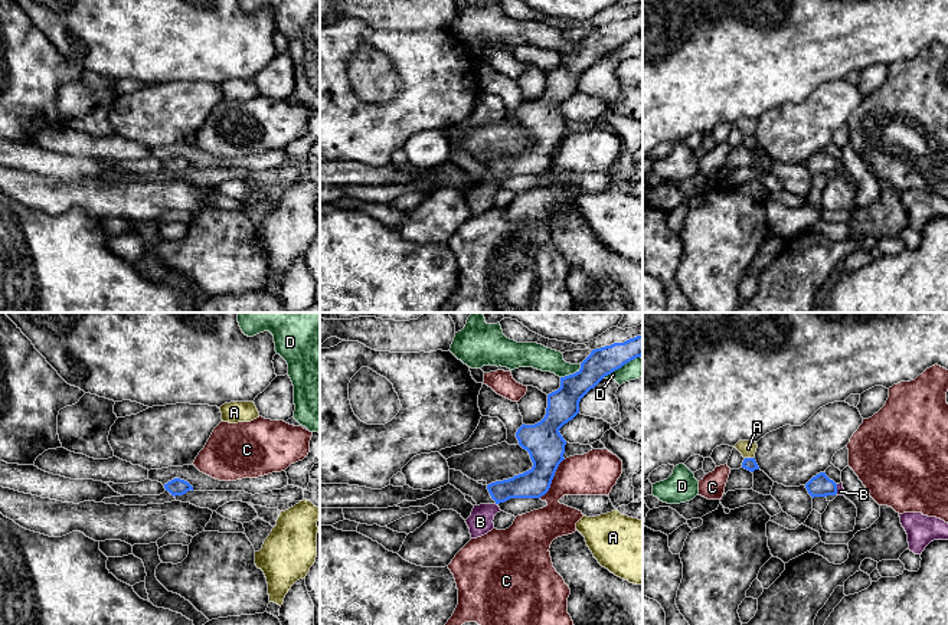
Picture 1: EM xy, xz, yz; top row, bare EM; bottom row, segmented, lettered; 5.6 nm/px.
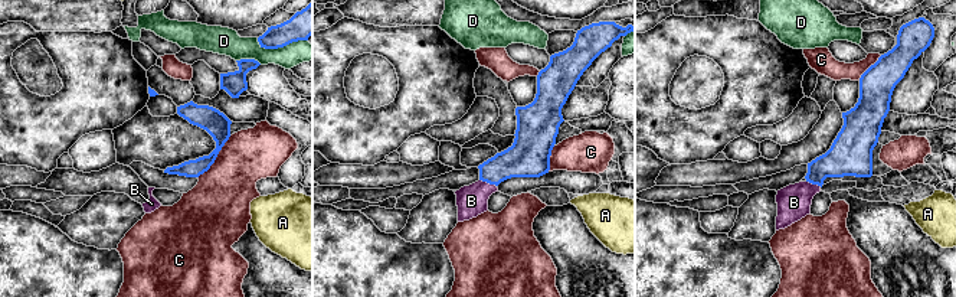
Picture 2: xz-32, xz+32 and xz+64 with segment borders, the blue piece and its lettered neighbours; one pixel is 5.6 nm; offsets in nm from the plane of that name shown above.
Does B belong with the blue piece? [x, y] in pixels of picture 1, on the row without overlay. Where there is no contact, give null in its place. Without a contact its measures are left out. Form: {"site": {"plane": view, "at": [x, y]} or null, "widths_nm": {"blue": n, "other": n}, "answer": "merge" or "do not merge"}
{"site": {"plane": "yz", "at": [836, 166]}, "widths_nm": {"blue": 130, "other": 50}, "answer": "merge"}

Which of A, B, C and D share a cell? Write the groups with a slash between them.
A / B / C / D

